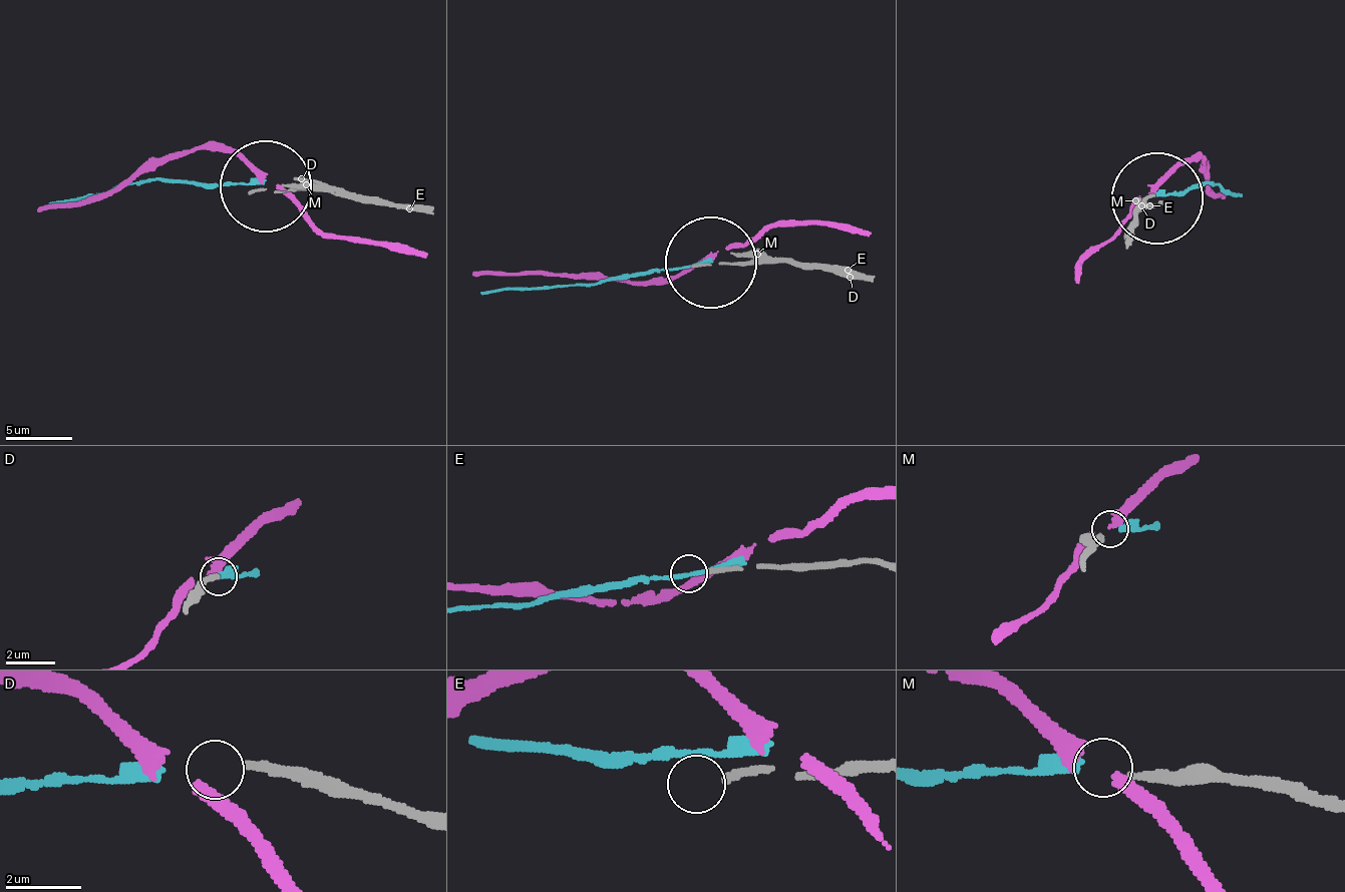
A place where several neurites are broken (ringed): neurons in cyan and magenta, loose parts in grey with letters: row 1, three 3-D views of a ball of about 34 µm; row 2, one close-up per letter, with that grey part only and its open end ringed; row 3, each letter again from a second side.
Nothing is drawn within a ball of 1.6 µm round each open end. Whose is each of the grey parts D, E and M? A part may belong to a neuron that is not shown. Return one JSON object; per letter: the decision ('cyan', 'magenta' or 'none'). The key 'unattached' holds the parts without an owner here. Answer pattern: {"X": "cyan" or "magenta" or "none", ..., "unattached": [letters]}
{"D": "none", "E": "none", "M": "cyan", "unattached": ["D", "E"]}

